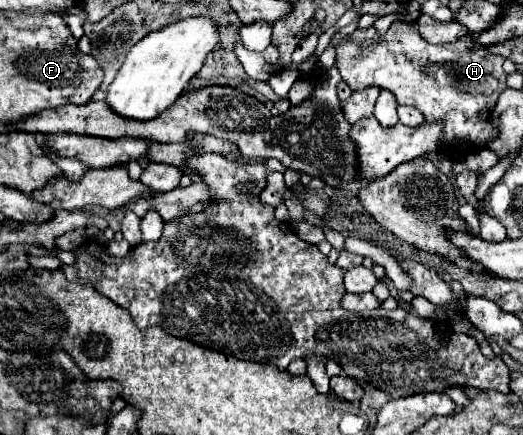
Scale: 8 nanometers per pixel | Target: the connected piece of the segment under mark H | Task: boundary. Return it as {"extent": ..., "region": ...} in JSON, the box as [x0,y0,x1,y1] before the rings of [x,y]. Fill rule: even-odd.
{"extent":[337,22,505,160],"region":[[[393,22],[387,34],[383,36],[377,36],[373,26],[367,30],[355,30],[349,38],[343,38],[337,44],[337,68],[343,80],[349,84],[349,88],[351,90],[363,90],[369,86],[387,88],[395,94],[399,104],[417,108],[425,116],[425,122],[443,122],[439,146],[443,150],[447,148],[453,160],[457,158],[461,160],[471,150],[471,146],[475,150],[481,150],[497,138],[497,128],[491,124],[491,120],[481,118],[481,110],[493,108],[501,90],[505,90],[505,70],[501,68],[501,64],[503,64],[501,56],[491,56],[483,46],[473,46],[471,34],[465,34],[449,44],[431,44],[419,34],[415,22]]]}

